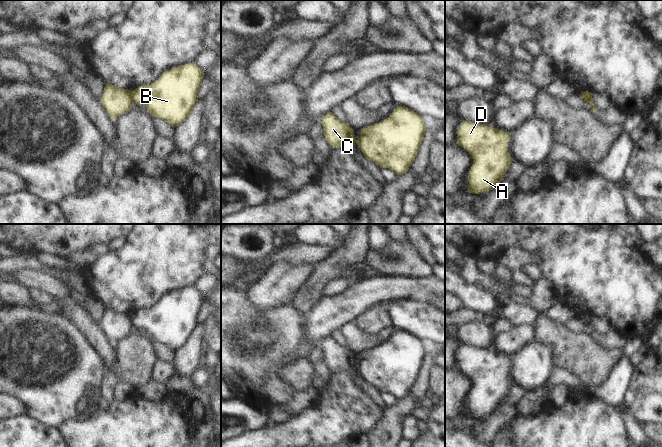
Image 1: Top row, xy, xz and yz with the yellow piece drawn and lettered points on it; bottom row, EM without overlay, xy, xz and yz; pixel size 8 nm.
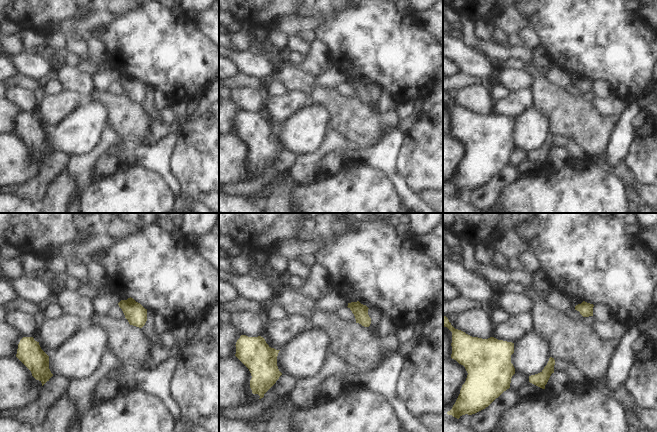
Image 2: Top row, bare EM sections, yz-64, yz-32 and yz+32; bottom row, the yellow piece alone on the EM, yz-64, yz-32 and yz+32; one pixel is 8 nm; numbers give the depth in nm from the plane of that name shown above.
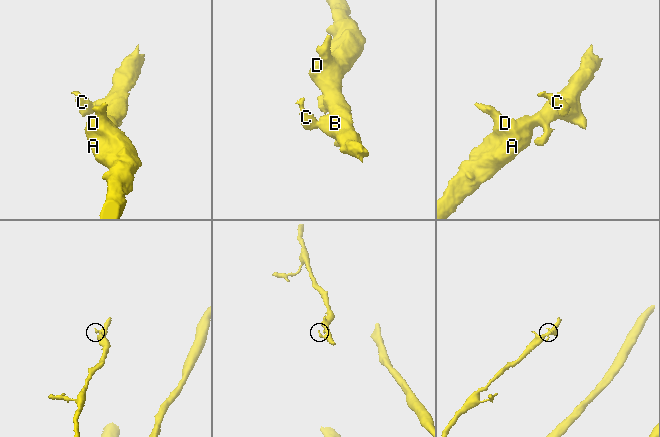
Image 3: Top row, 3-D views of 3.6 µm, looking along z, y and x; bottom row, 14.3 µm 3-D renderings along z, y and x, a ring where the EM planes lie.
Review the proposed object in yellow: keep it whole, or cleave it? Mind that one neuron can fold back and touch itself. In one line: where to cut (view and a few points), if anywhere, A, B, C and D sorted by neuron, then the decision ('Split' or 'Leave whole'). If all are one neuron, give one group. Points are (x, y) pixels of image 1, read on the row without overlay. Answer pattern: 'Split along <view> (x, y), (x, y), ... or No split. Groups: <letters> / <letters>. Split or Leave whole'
Split along xy (131, 315), (134, 325). Groups: A B D / C. Split

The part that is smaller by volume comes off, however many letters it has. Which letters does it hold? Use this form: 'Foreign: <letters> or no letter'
Foreign: C

